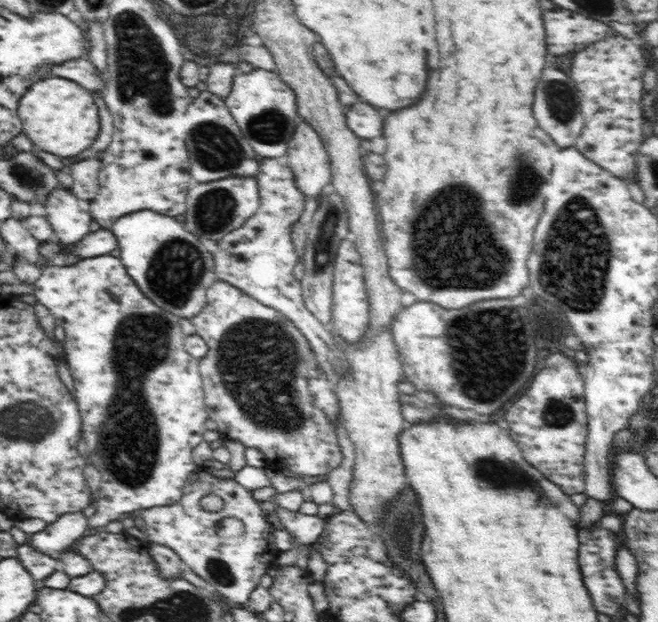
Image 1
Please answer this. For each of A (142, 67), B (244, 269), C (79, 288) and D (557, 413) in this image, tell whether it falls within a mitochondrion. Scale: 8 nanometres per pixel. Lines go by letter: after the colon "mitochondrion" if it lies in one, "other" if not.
A: mitochondrion
B: other
C: other
D: mitochondrion

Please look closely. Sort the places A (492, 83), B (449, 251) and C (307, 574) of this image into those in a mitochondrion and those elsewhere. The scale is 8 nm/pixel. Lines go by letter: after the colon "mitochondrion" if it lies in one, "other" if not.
A: other
B: mitochondrion
C: other

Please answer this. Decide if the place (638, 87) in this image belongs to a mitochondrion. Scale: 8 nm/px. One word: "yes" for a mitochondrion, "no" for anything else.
no

